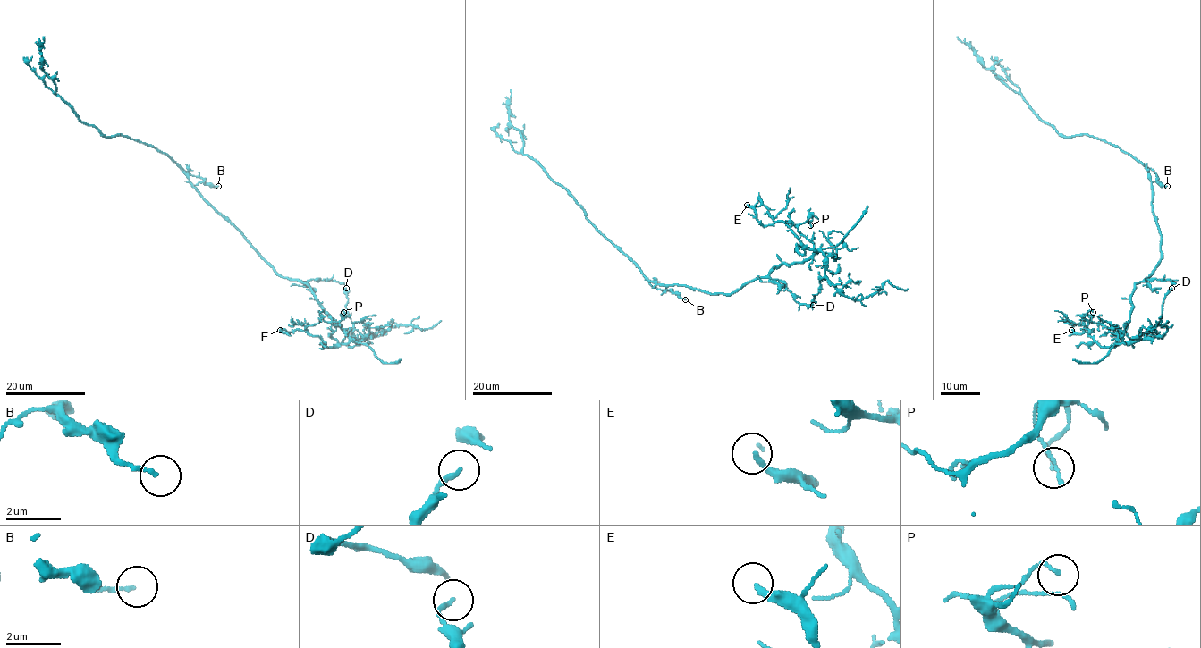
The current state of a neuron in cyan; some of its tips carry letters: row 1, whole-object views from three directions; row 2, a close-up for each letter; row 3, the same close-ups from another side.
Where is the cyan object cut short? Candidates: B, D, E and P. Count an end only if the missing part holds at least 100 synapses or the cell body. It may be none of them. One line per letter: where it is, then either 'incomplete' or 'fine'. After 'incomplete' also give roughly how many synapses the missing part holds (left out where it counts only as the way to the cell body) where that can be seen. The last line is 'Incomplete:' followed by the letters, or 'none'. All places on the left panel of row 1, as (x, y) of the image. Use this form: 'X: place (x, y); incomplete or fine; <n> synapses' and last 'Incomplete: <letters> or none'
B: place (218, 186); fine
D: place (346, 288); fine
E: place (280, 330); fine
P: place (343, 312); fine
Incomplete: none

